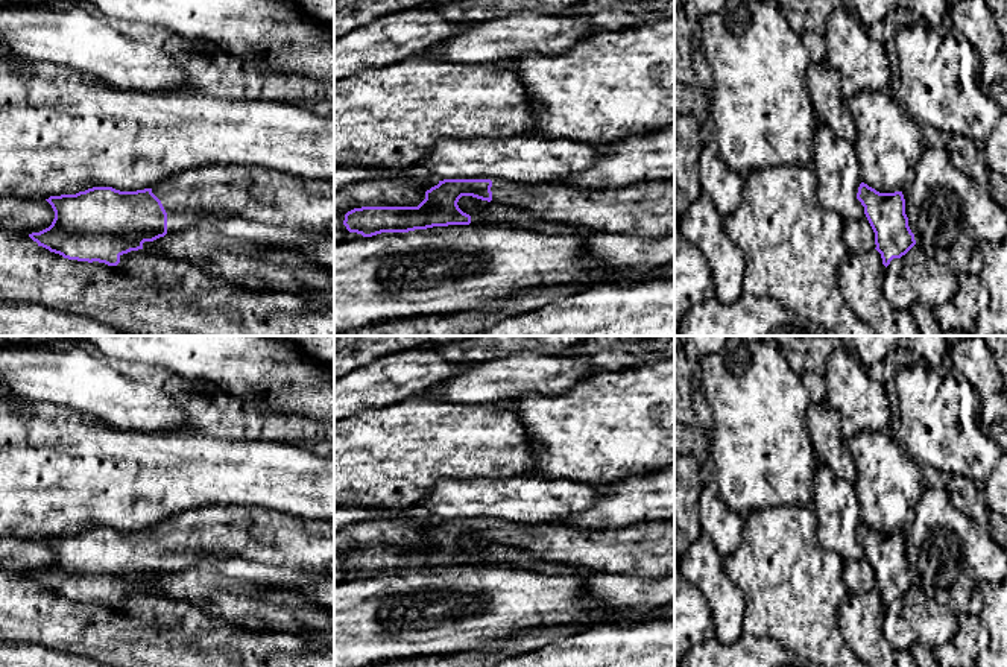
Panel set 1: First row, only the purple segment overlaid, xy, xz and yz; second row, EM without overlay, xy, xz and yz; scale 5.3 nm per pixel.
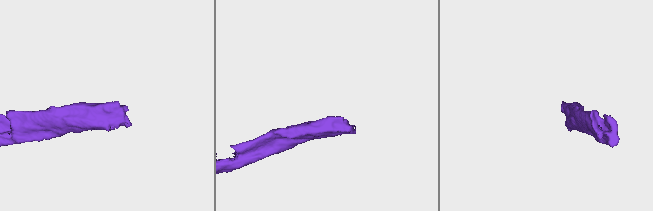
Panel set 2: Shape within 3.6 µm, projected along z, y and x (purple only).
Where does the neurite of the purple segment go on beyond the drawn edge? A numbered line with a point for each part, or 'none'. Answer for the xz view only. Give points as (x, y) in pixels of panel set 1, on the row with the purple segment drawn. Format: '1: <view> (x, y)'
1: xz (647, 208)

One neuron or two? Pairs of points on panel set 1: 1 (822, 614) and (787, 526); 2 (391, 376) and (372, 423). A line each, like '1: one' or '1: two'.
1: one
2: two

